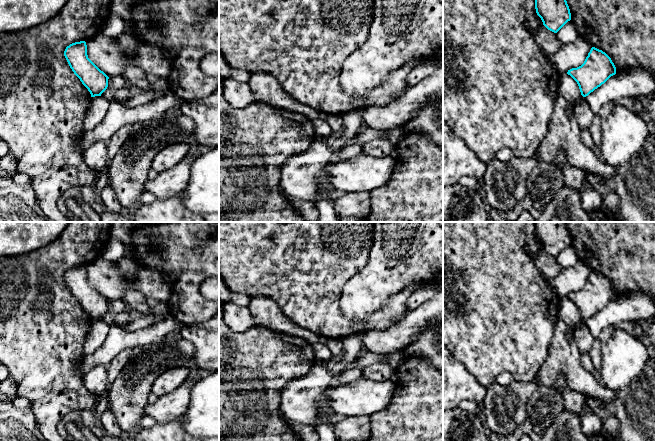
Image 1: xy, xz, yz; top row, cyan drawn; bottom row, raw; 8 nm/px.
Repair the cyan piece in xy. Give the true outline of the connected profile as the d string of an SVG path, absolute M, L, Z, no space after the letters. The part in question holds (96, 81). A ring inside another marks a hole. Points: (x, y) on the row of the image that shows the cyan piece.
M86 42L70 44L66 47L64 56L74 74L90 92L91 97L101 96L108 87L109 77L88 58Z

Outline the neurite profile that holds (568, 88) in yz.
M567 73L560 75L558 92L573 106L582 96L577 82Z

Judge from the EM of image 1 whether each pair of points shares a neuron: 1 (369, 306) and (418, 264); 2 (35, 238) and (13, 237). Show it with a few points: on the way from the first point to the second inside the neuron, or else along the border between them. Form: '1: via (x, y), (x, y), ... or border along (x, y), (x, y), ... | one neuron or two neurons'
1: via (379, 293), (405, 268) | one neuron
2: via (30, 237), (18, 237) | one neuron

